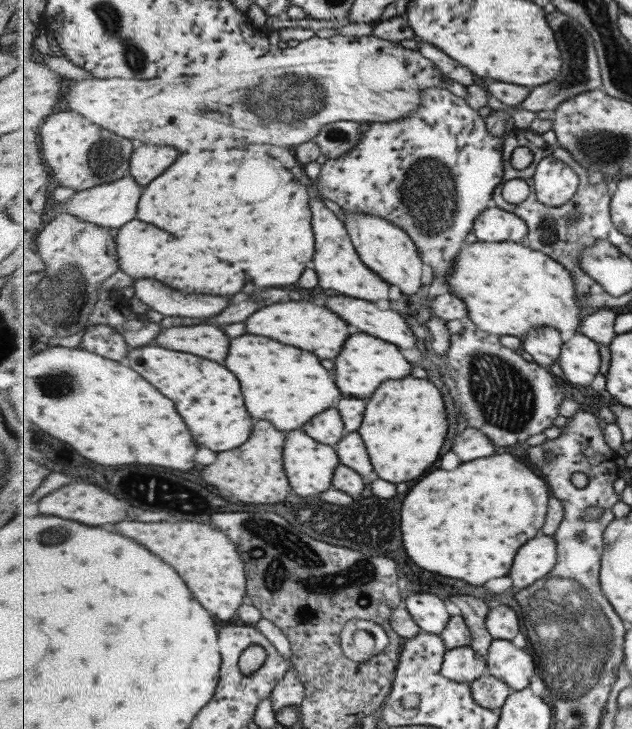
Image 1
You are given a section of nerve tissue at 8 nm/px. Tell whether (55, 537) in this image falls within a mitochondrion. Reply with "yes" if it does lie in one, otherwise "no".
yes

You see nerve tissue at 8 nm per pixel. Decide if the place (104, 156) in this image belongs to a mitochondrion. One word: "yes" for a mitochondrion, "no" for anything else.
yes

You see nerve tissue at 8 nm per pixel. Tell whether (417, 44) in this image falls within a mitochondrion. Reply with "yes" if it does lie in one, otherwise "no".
no

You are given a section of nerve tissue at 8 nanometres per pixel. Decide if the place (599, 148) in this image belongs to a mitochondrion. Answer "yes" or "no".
yes

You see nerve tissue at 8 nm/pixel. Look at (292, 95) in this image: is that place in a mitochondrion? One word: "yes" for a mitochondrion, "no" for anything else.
yes

